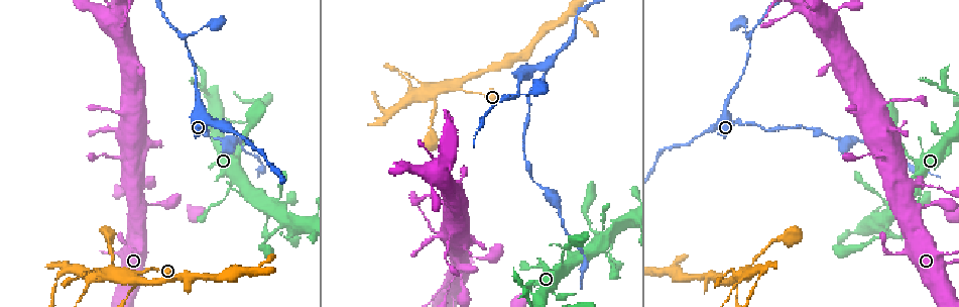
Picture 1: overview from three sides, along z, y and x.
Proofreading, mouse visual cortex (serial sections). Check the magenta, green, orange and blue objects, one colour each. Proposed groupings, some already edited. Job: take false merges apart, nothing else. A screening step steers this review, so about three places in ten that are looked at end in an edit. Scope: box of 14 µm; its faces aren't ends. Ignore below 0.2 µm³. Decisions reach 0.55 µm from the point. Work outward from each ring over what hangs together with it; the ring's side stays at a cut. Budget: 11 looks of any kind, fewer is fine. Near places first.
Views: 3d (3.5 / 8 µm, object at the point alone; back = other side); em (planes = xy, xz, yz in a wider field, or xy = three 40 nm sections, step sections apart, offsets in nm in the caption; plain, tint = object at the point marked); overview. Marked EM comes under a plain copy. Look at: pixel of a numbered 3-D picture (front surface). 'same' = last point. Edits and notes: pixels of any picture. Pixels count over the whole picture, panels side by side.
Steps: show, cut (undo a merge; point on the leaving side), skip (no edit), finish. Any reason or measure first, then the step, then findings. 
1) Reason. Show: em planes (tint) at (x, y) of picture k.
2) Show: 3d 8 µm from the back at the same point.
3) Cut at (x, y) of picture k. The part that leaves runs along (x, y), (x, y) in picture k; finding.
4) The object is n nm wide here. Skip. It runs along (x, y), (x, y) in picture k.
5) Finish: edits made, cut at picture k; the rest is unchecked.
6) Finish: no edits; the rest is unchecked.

Abrupt turn. Show: 3d 3.5 µm at (459, 85) of picture 1.

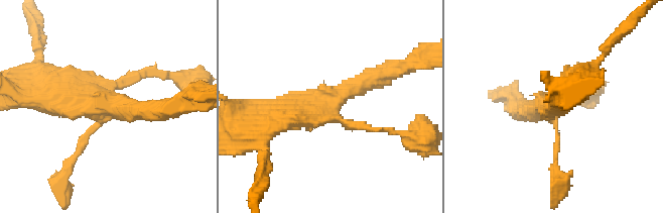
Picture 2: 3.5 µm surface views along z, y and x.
Shape alone is not enough. Show: em xy step 1 (tint) at (327, 108) of picture 2.

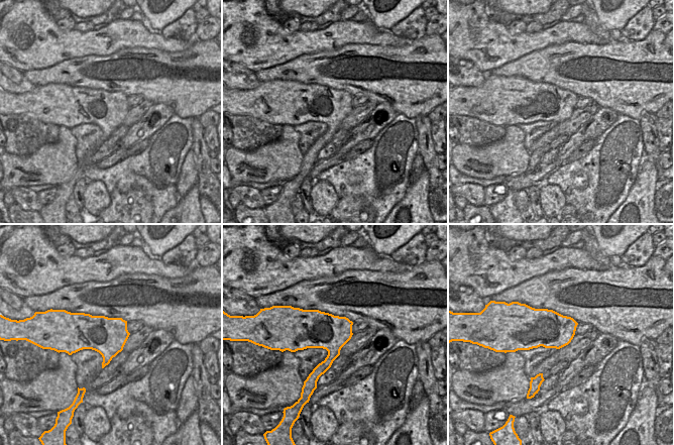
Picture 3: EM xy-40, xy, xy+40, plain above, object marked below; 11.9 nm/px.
The object is 440 nm wide here. Skip. It runs along (157, 74), (90, 101), (36, 92) in picture 2; continuous, no second cell.

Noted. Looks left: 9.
Sharp bend. Show: 3d 8 µm at (217, 126) of picture 1.

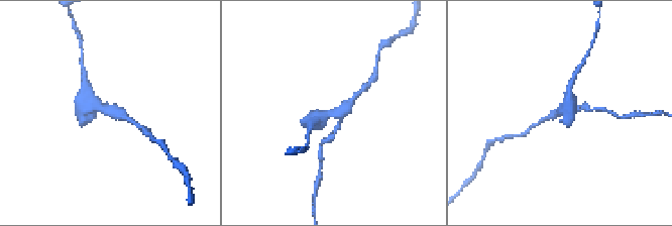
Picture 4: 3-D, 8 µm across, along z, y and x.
Zoom in. Show: 3d 3.5 µm at (338, 113) of picture 4.

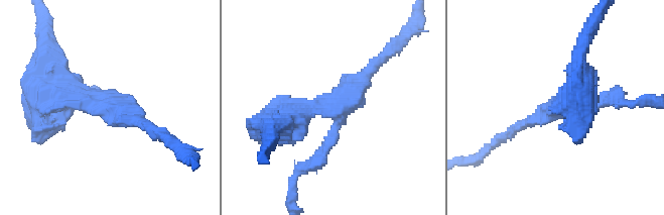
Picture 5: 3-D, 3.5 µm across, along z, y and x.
3 arms meet here; the arms are 150, 200, 500 nm wide; need the tissue. Show: em planes (tint) at (103, 107) of picture 5.

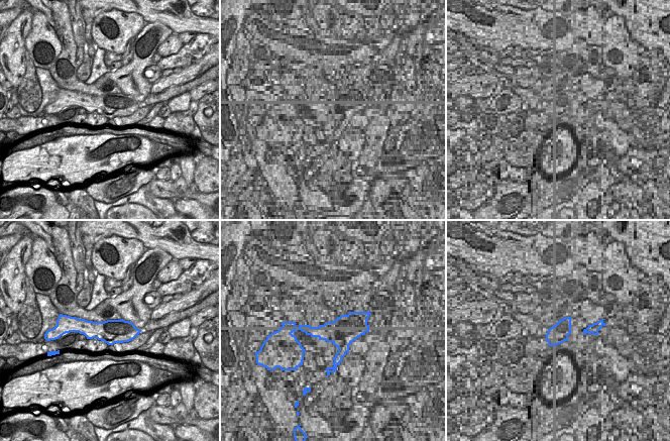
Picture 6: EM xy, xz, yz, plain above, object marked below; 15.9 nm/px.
Skip. It runs along (274, 127), (329, 106), (339, 121), (320, 157) in picture 5; one cell here.

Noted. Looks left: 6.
Abrupt turn. Show: 3d 3.5 µm at (181, 35) of picture 1.

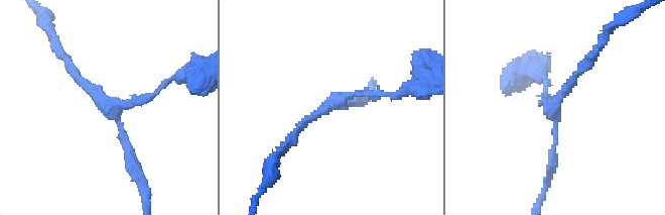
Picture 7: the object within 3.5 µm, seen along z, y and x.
Shape alone is not enough. Show: em xy step 1 (tint) at (112, 113) of picture 7.

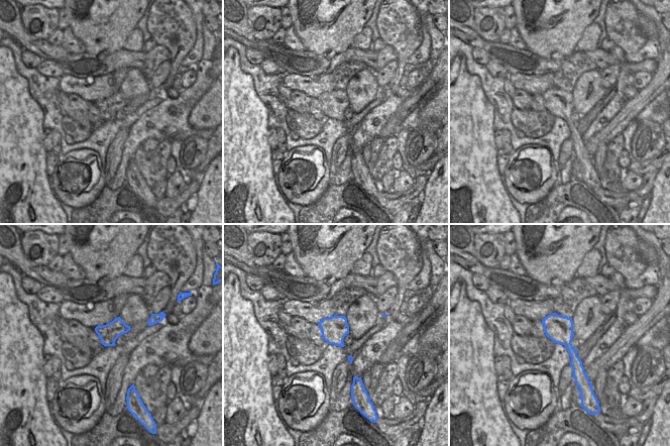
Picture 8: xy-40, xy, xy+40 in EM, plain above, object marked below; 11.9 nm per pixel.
Skip. It runs along (136, 174), (112, 111), (167, 84) in picture 7; continuous, no second cell.

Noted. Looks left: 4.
Calibre changes. Show: 3d 3.5 µm at (239, 159) of picture 1.

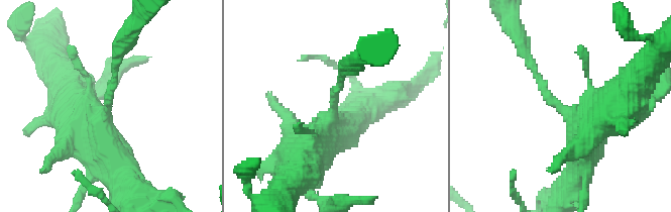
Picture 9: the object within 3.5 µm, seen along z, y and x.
The arms are 100, 600 nm wide. Show: em xy step 1 (tint) at (563, 108) of picture 9.

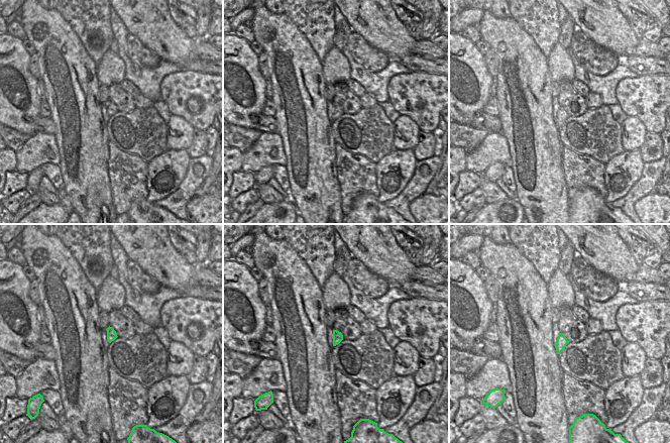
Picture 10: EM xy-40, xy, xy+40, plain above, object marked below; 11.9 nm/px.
Skip. It runs along (608, 115), (588, 130), (567, 115), (526, 56) in picture 9; continuous, no second cell.

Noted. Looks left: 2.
Sudden change in width. Show: 3d 3.5 µm at (460, 266) of picture 1.

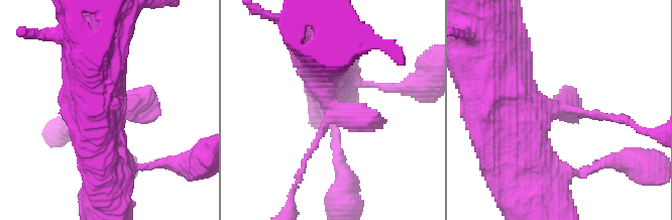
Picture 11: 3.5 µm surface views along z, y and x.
Need the tissue. Show: em xy step 1 (tint) at (562, 109) of picture 11.

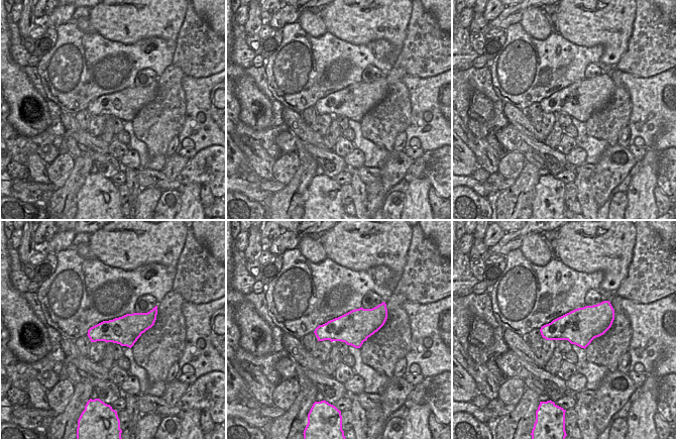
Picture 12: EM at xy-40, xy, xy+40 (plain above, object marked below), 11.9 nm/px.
Skip. It runs along (519, 154), (547, 108), (617, 118) in picture 11; one cell here.

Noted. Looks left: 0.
Finish: no edits; the rest is unchecked.

